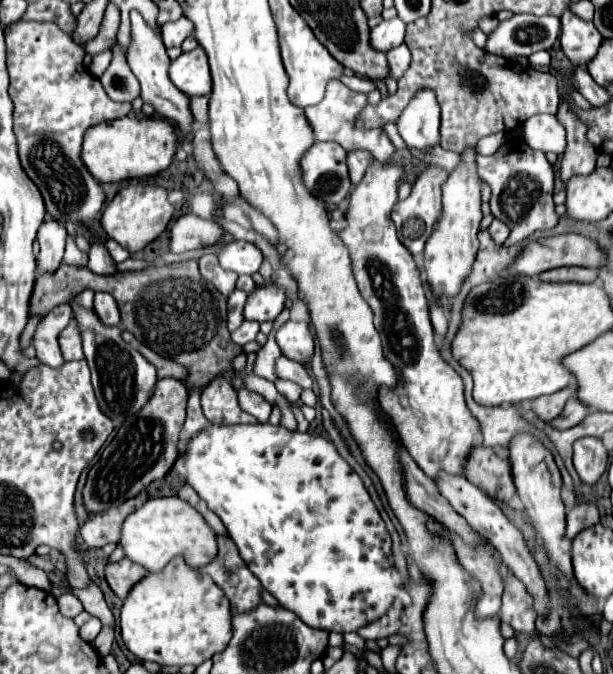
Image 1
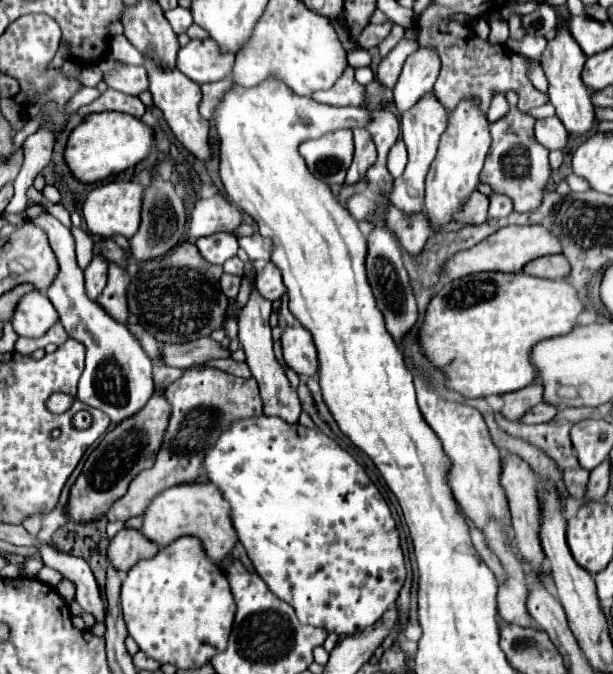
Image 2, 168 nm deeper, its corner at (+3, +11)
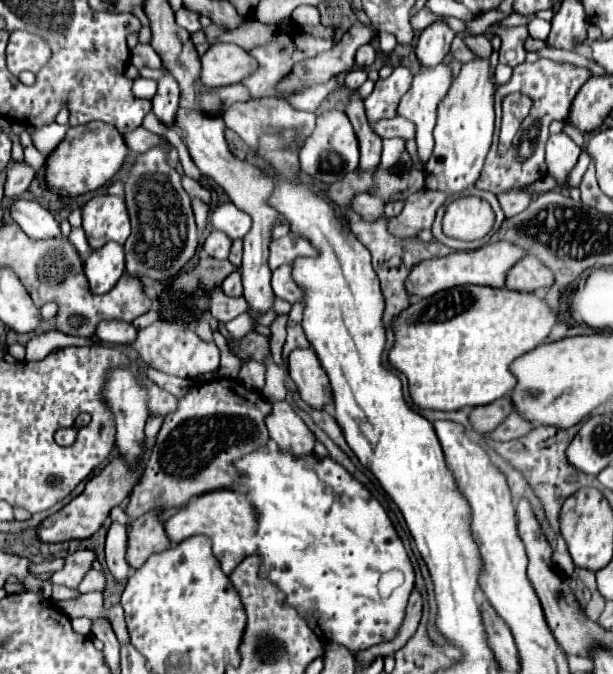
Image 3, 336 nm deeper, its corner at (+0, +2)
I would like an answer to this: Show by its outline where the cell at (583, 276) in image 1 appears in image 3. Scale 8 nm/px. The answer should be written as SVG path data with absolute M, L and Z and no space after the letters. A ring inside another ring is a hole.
M526 256L506 278L506 288L520 292L534 292L538 288L550 288L554 284L554 272L536 256Z

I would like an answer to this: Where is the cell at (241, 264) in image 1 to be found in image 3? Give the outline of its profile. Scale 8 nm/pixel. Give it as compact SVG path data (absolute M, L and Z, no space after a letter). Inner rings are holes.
M284 236L280 240L270 242L270 256L268 256L268 266L270 270L276 270L282 264L290 264L298 256L314 256L316 250L310 246L310 242L302 240L292 240L290 236Z

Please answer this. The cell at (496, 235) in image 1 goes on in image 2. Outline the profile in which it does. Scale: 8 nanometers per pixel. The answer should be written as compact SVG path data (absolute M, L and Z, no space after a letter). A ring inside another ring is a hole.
M491 195L491 205L489 205L489 217L507 217L513 211L513 201L507 195Z

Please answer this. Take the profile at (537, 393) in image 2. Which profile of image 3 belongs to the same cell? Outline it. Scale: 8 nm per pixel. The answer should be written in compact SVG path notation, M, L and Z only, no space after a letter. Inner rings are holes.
M506 396L506 398L494 400L494 402L486 404L486 406L472 408L470 420L472 420L474 430L490 434L490 430L496 430L508 418L508 414L512 414L512 412L514 412L512 398Z

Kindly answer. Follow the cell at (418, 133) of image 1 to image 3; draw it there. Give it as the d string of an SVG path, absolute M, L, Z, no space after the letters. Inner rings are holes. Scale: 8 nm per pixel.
M442 22L424 28L420 34L420 40L416 44L418 62L424 68L430 68L430 66L444 62L450 54L450 44L452 44L454 36L456 34Z

